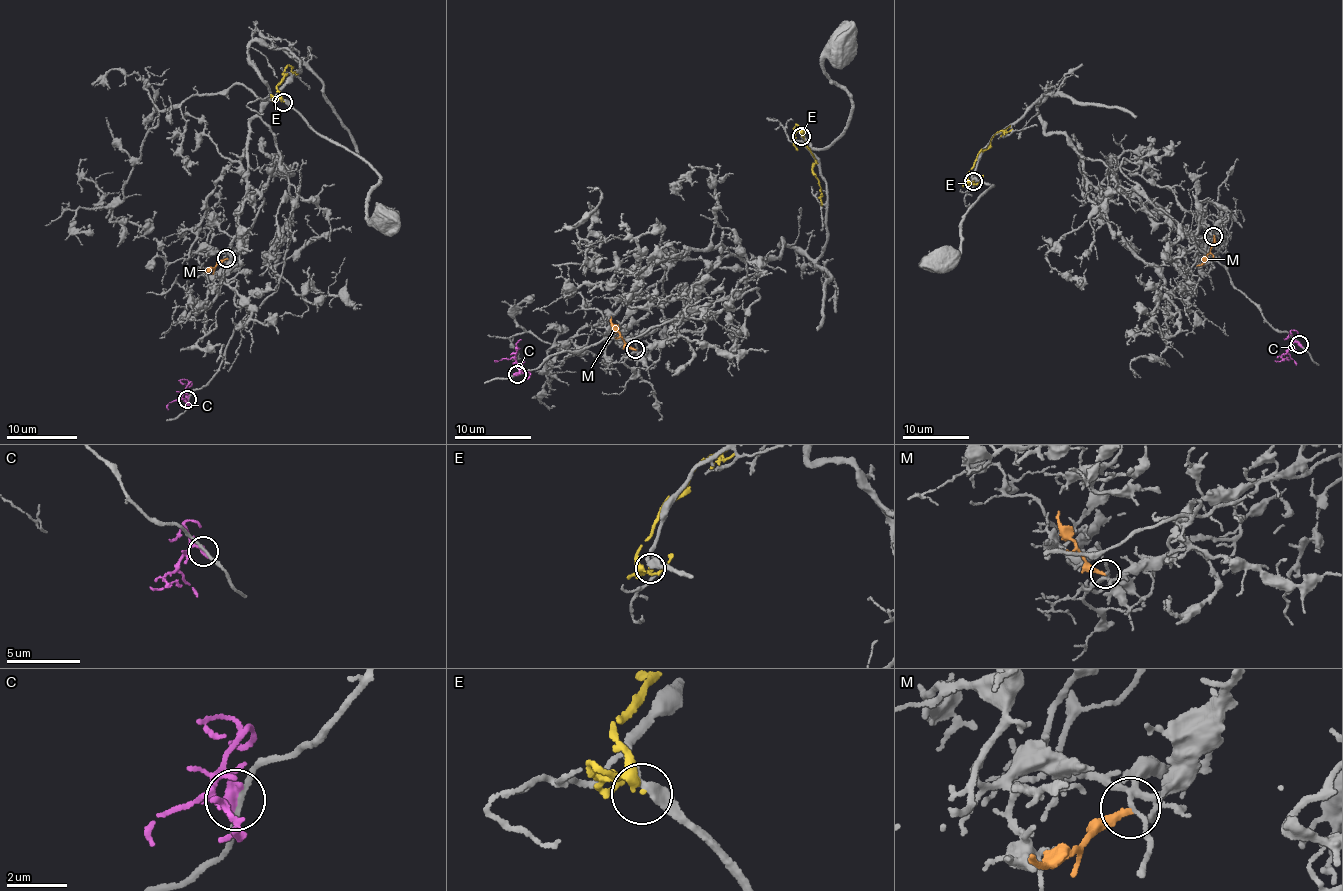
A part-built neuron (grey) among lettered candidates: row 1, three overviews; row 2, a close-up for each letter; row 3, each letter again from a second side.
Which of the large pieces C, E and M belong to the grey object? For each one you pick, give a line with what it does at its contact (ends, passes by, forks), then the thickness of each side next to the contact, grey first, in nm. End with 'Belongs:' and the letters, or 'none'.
Belongs: none

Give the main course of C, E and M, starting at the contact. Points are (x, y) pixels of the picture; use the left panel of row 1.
C: (188, 399), (185, 393), (186, 406), (190, 405)
E: (284, 102), (277, 87), (282, 72), (289, 65), (297, 73)
M: (226, 259), (214, 268), (202, 269)

